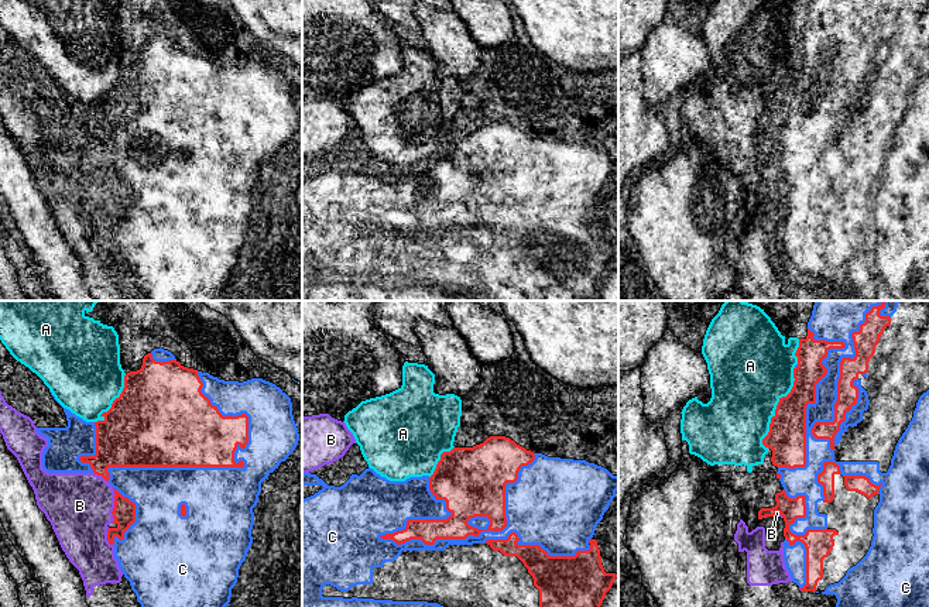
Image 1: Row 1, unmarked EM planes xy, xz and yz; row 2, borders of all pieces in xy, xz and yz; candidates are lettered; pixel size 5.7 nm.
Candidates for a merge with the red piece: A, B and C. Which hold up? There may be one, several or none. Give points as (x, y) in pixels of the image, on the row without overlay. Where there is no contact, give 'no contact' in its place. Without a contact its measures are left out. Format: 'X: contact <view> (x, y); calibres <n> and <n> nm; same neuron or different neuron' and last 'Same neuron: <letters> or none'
A: contact yz (777, 92); calibres 220 and 440 nm; same neuron
B: contact xy (115, 189); calibres 130 and 380 nm; different neuron
C: contact xz (482, 215); calibres 320 and 190 nm; different neuron
Same neuron: A

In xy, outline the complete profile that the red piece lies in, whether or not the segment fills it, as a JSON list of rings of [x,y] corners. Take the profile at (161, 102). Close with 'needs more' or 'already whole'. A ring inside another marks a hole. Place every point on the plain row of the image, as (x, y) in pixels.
[[[0,0],[0,24],[10,35],[10,38],[35,56],[44,68],[49,72],[55,83],[66,93],[86,106],[93,106],[96,110],[96,138],[80,140],[82,147],[89,147],[93,157],[102,160],[109,165],[109,151],[243,151],[244,145],[234,145],[234,136],[240,130],[246,131],[248,127],[248,100],[246,97],[237,100],[223,100],[217,90],[210,88],[210,83],[202,78],[203,66],[198,59],[198,54],[184,51],[176,44],[155,45],[148,37],[143,42],[143,49],[137,55],[124,56],[120,48],[120,28],[119,18],[113,10],[103,8],[89,0]]] | needs more

